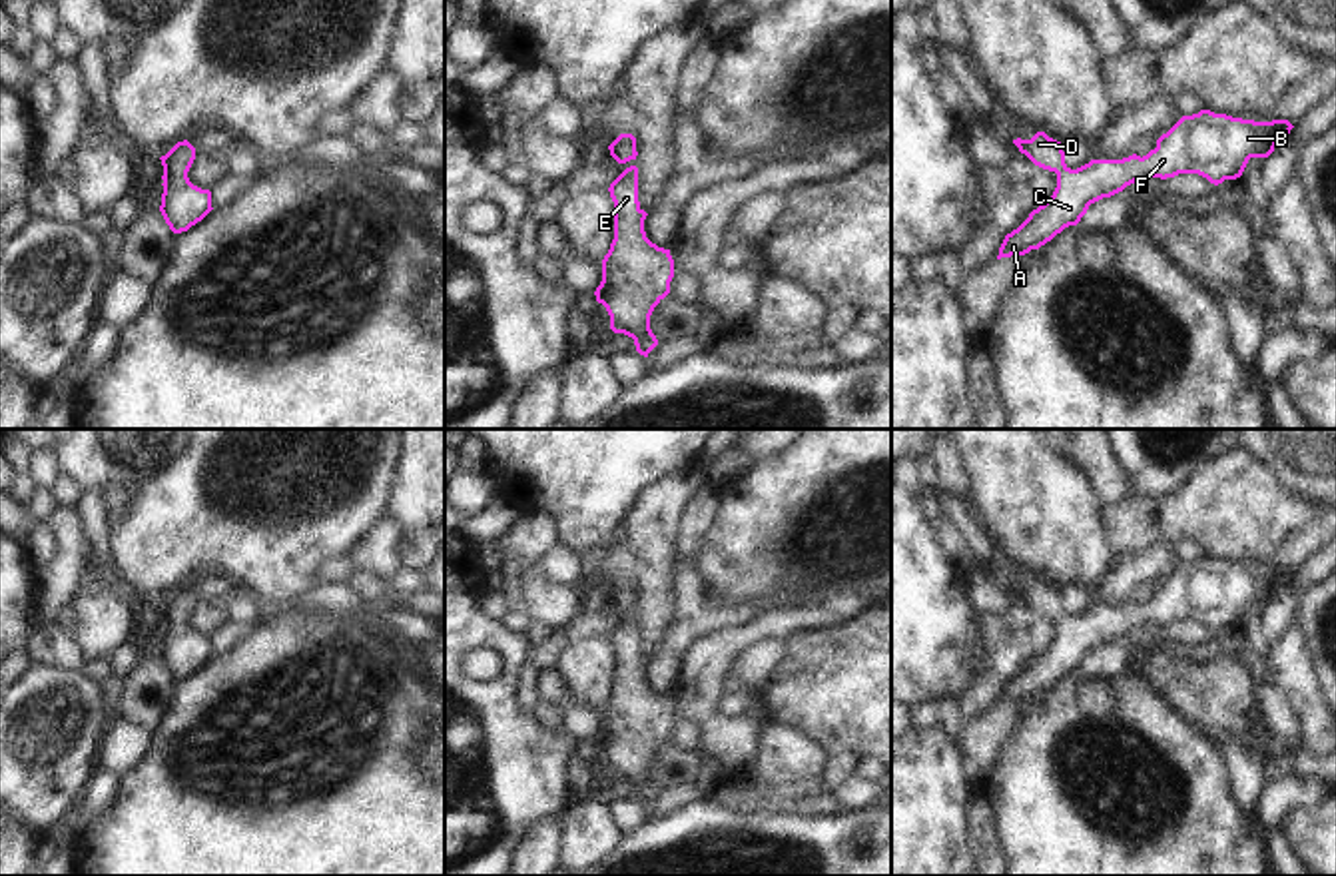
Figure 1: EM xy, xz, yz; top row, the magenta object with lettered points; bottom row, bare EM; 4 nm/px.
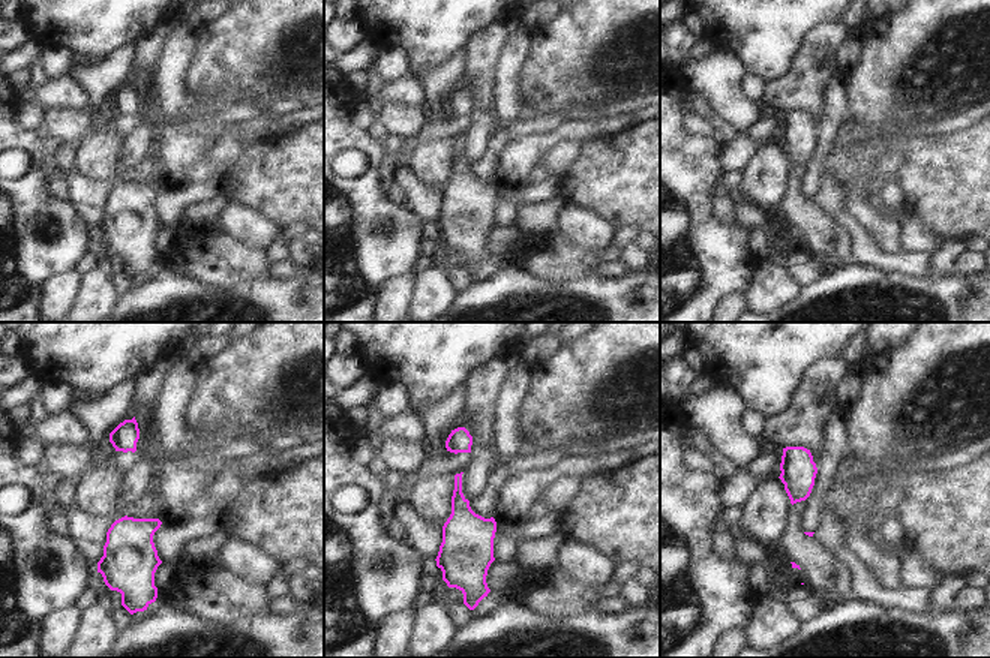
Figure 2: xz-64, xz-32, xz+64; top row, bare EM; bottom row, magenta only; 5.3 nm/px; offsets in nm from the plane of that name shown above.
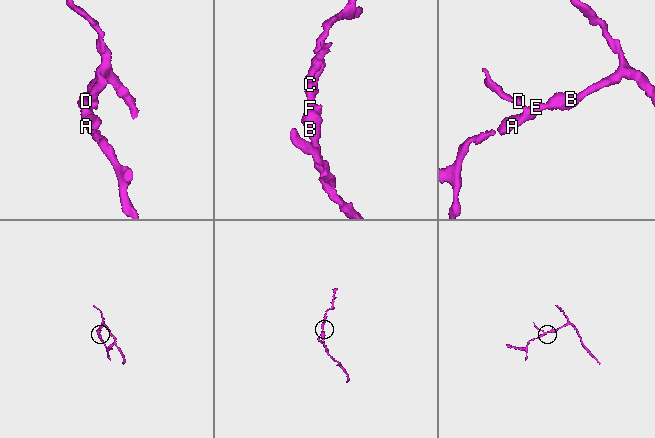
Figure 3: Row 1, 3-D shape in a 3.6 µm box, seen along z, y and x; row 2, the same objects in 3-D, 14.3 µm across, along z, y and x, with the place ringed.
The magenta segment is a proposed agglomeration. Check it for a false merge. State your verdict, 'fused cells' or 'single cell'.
single cell

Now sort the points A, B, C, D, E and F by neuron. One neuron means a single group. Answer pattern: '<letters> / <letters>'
A B C D E F

